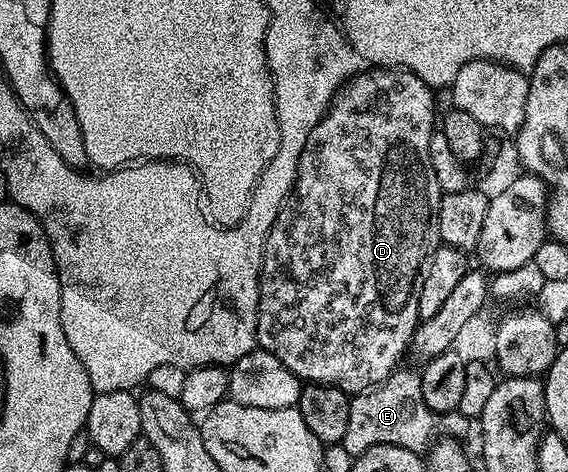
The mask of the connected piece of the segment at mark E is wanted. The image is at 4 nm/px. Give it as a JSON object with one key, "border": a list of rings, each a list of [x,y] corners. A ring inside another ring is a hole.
{"border":[[[397,369],[378,386],[373,386],[364,393],[355,395],[349,401],[350,421],[346,423],[346,436],[343,446],[346,452],[353,456],[366,452],[366,448],[374,448],[378,444],[394,444],[402,448],[410,448],[417,452],[424,452],[432,443],[441,437],[440,422],[444,422],[443,433],[456,440],[468,430],[468,422],[463,418],[463,413],[453,412],[441,415],[426,408],[422,400],[422,384],[419,373]]]}

